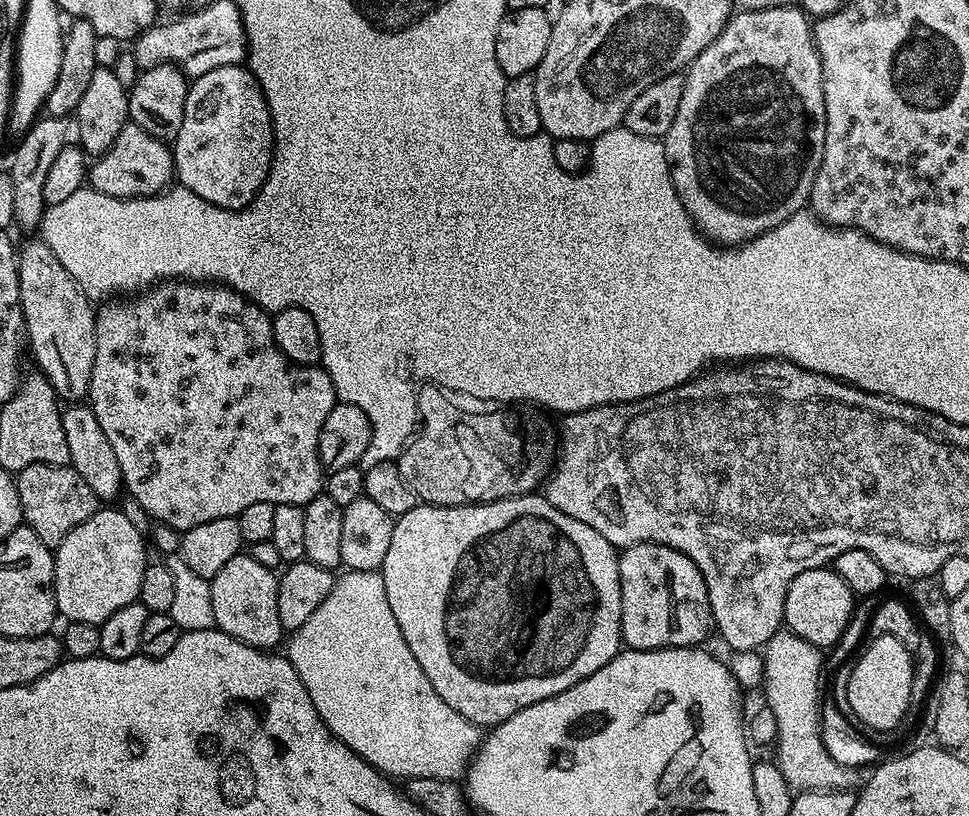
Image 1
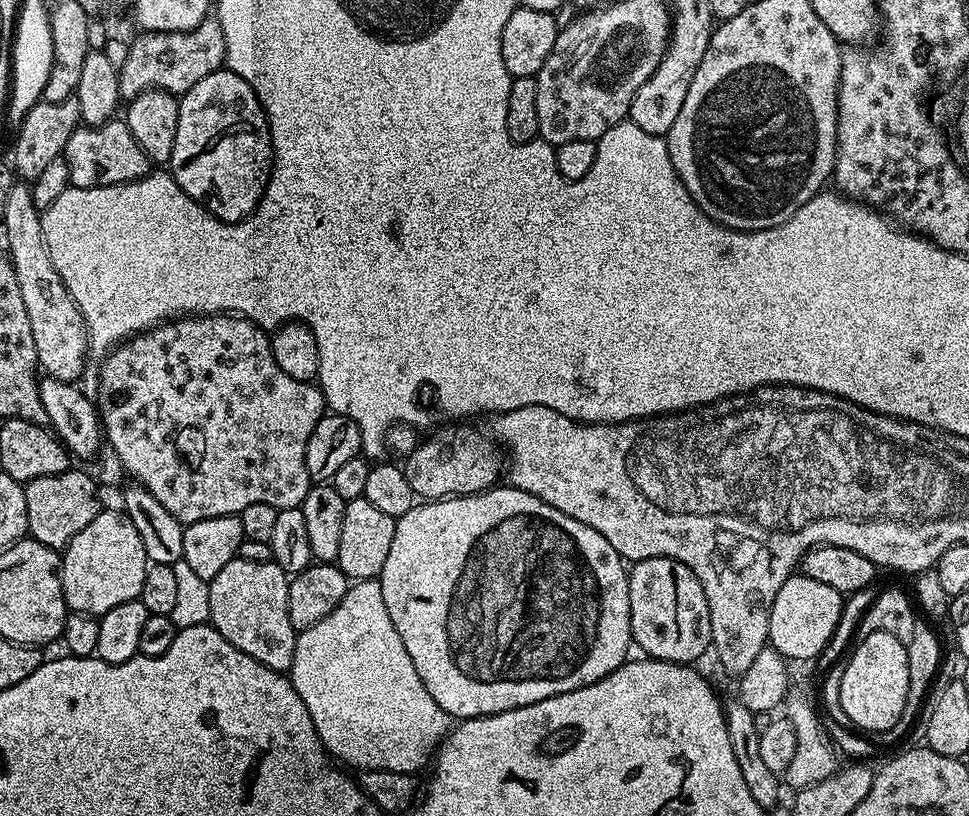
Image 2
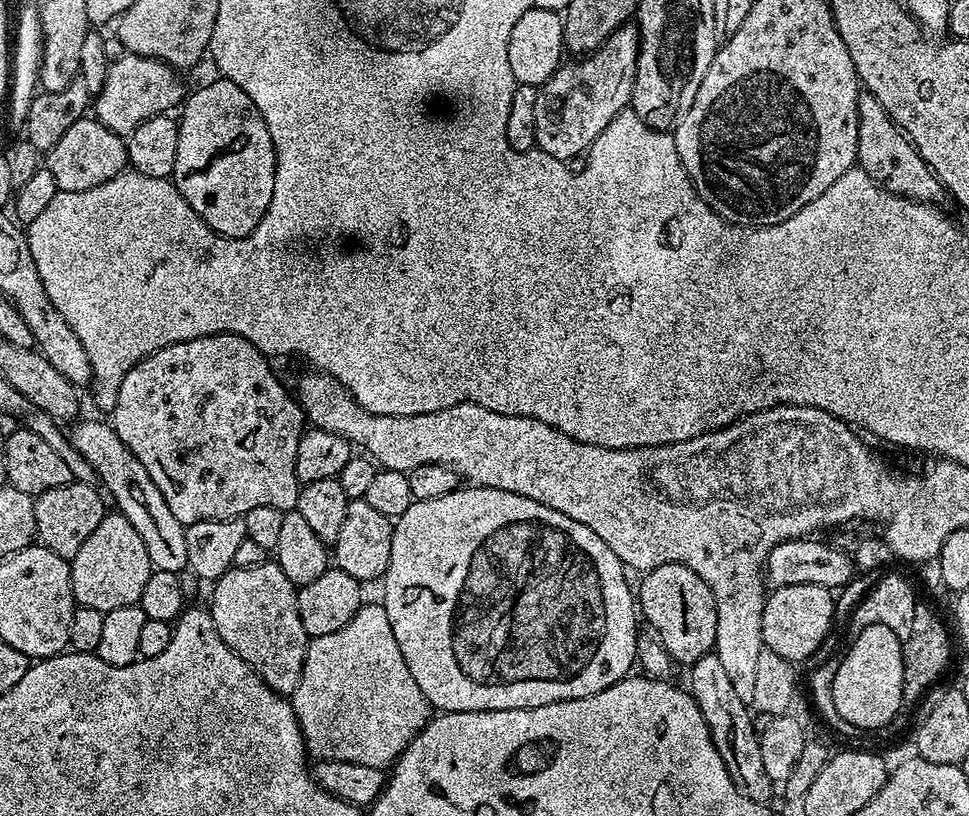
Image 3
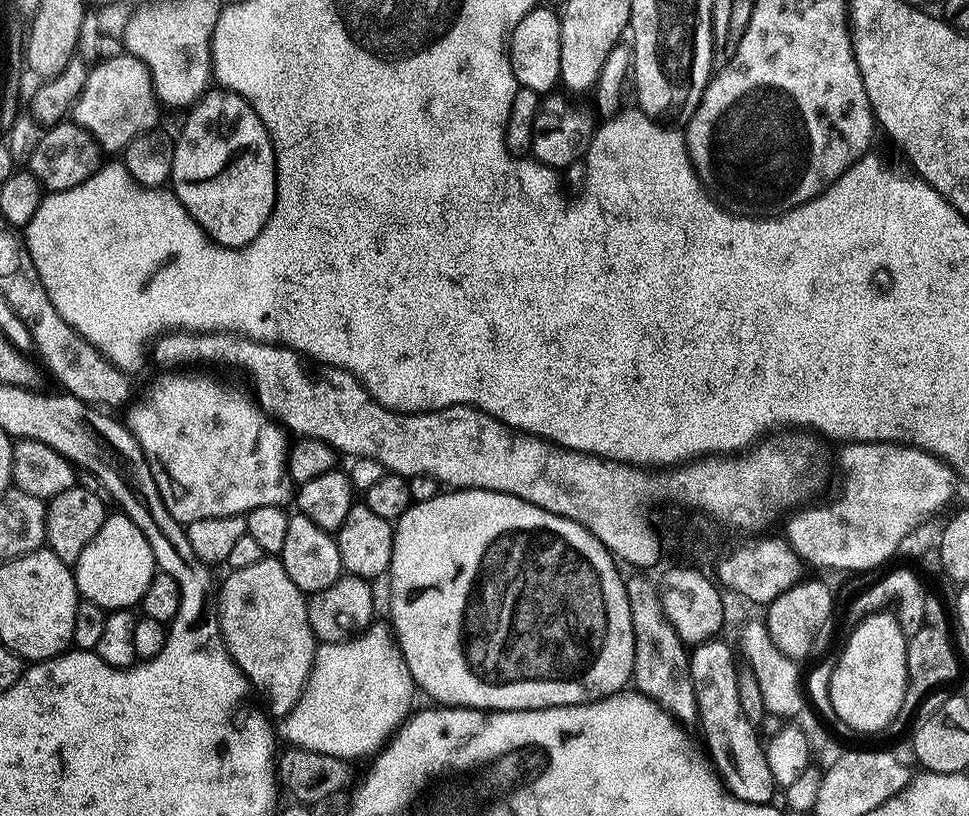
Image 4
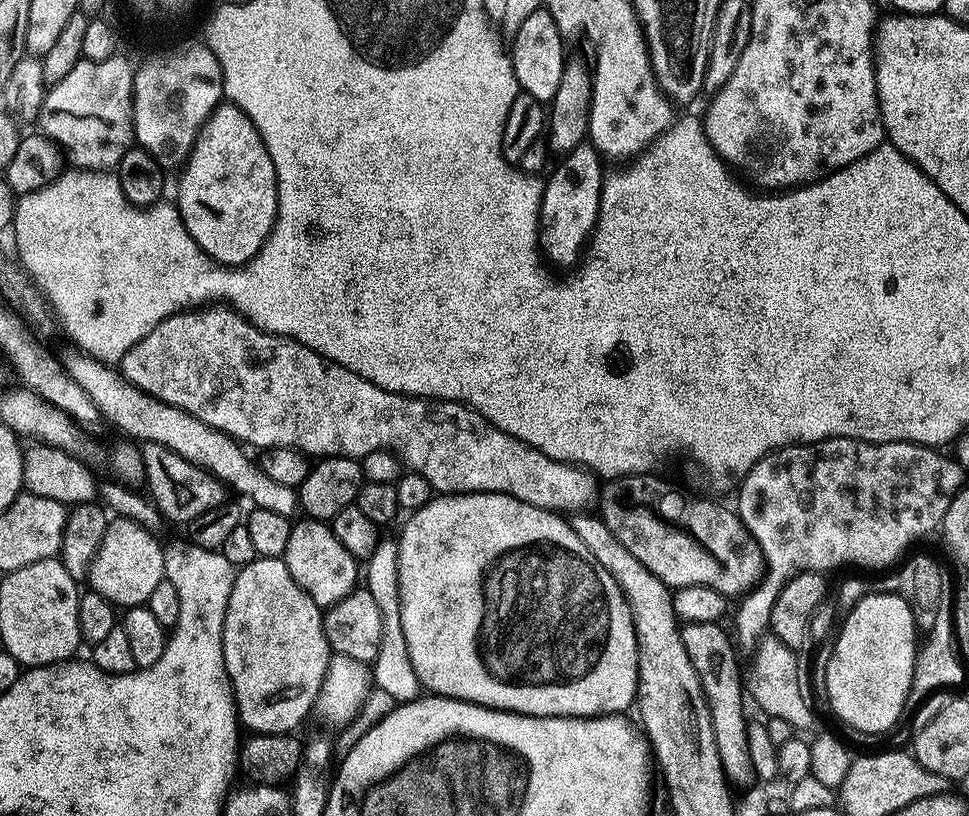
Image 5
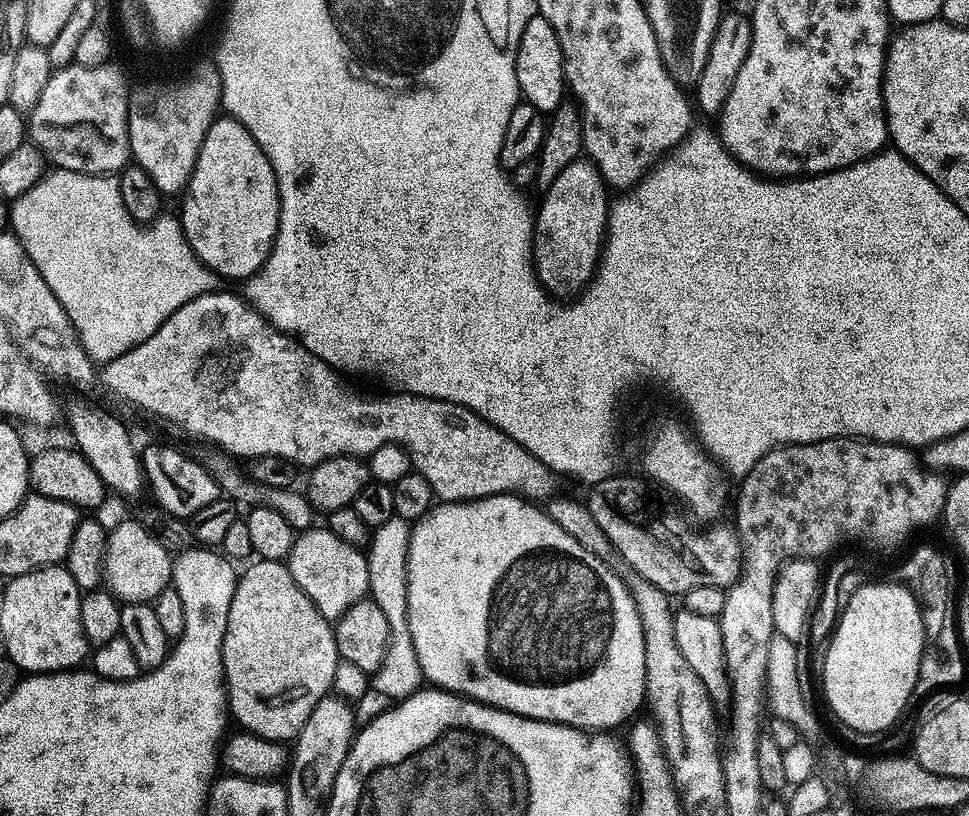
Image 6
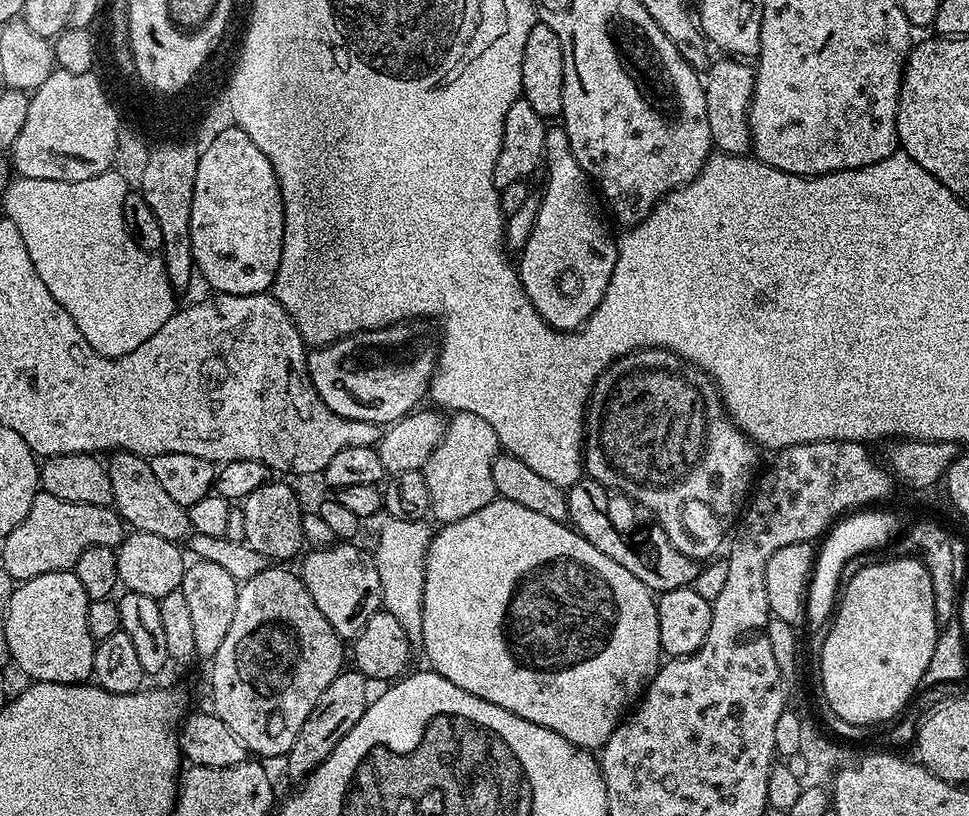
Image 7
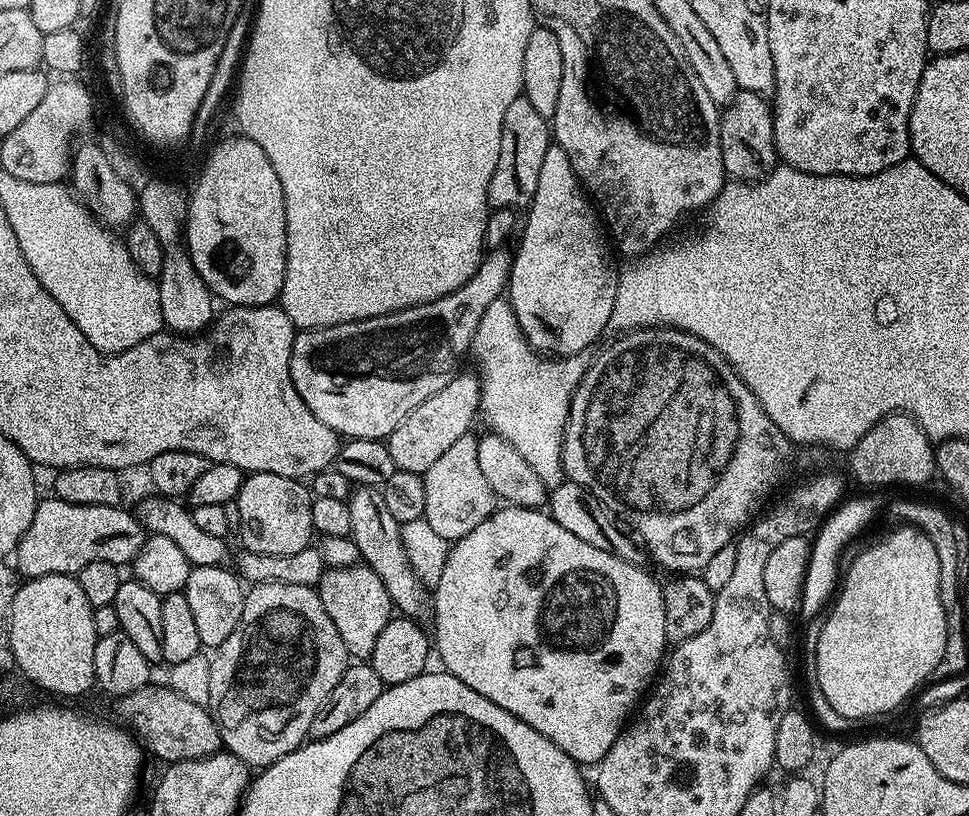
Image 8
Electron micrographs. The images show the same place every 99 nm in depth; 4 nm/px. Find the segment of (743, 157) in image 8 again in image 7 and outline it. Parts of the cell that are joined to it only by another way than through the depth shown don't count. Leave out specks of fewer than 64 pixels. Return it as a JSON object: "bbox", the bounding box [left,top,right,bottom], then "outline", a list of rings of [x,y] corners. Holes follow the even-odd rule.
{"bbox":[704,58,756,156],"outline":[[[720,58],[707,69],[704,80],[706,118],[710,122],[710,138],[719,151],[731,156],[743,156],[752,147],[752,131],[748,125],[748,110],[756,85],[756,73],[751,63],[740,58]]]}

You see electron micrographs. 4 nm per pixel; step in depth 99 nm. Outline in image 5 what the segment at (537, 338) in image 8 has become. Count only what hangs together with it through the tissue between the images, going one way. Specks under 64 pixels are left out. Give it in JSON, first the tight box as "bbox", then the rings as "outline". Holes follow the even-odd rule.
{"bbox":[540,142,606,265],"outline":[[[588,142],[578,145],[561,160],[564,161],[556,169],[551,169],[552,177],[547,177],[544,186],[544,201],[540,204],[540,247],[556,263],[575,265],[596,226],[606,172],[600,169],[601,153]]]}

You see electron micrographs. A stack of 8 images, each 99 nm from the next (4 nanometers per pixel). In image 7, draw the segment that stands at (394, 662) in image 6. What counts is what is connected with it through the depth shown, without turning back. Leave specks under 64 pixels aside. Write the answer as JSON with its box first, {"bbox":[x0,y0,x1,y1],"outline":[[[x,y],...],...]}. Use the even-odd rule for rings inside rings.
{"bbox":[374,519,433,645],"outline":[[[385,519],[376,540],[374,559],[378,566],[378,582],[382,582],[383,611],[394,614],[406,630],[408,643],[422,645],[422,594],[426,582],[426,558],[432,541],[433,529],[427,528],[424,520]]]}

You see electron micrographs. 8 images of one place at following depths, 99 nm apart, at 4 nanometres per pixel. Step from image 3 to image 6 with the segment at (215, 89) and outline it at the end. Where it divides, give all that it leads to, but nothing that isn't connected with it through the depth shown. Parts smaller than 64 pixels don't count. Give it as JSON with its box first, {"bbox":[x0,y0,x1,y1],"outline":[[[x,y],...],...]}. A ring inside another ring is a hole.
{"bbox":[178,118,280,282],"outline":[[[231,118],[220,119],[213,119],[206,130],[178,219],[192,253],[206,268],[217,277],[244,282],[259,272],[276,240],[280,191],[274,166],[250,130]]]}

